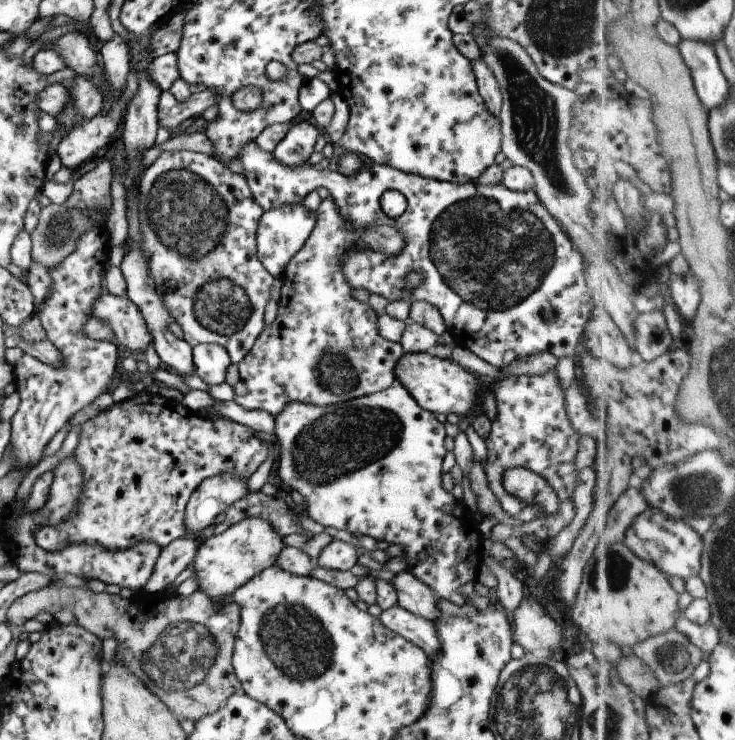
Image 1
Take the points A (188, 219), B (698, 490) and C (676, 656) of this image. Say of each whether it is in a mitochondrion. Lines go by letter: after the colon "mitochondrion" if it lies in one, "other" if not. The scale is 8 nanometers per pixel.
A: mitochondrion
B: mitochondrion
C: mitochondrion

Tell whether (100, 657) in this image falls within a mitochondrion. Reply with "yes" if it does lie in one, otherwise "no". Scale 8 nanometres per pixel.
no

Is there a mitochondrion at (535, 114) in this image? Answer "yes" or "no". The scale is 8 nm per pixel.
yes

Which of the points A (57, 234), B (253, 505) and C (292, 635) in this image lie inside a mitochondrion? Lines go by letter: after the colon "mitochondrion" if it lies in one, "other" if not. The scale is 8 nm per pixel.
A: mitochondrion
B: other
C: mitochondrion

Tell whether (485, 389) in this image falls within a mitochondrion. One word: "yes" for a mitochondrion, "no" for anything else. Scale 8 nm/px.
no

